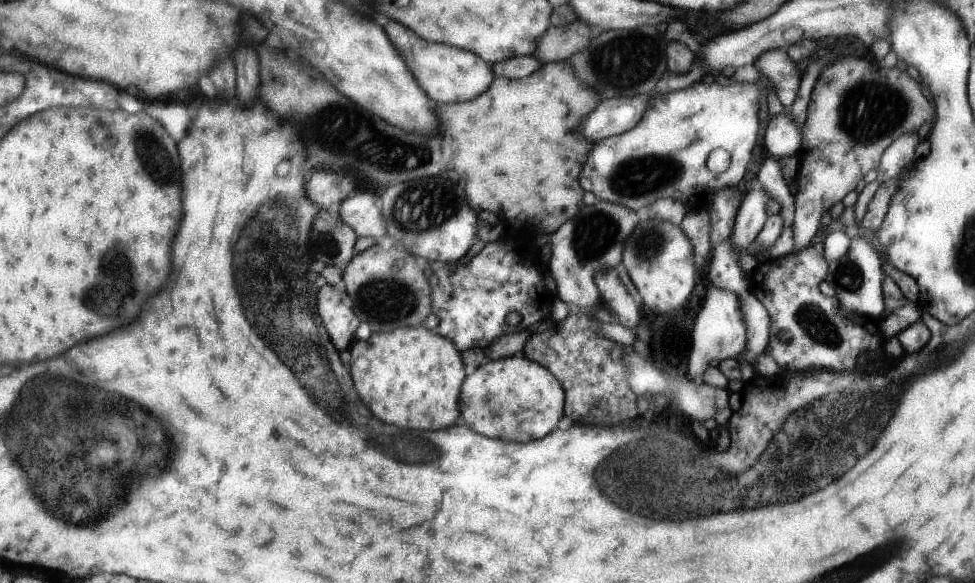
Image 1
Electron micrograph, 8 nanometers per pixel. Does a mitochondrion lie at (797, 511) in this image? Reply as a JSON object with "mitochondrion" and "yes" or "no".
{"mitochondrion":"no"}

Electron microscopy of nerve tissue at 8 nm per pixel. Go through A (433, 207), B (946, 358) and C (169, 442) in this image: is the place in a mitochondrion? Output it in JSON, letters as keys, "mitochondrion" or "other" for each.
{"A":"mitochondrion","B":"mitochondrion","C":"other"}

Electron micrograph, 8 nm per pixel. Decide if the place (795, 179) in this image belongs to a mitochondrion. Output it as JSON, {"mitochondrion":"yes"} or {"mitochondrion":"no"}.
{"mitochondrion":"no"}

